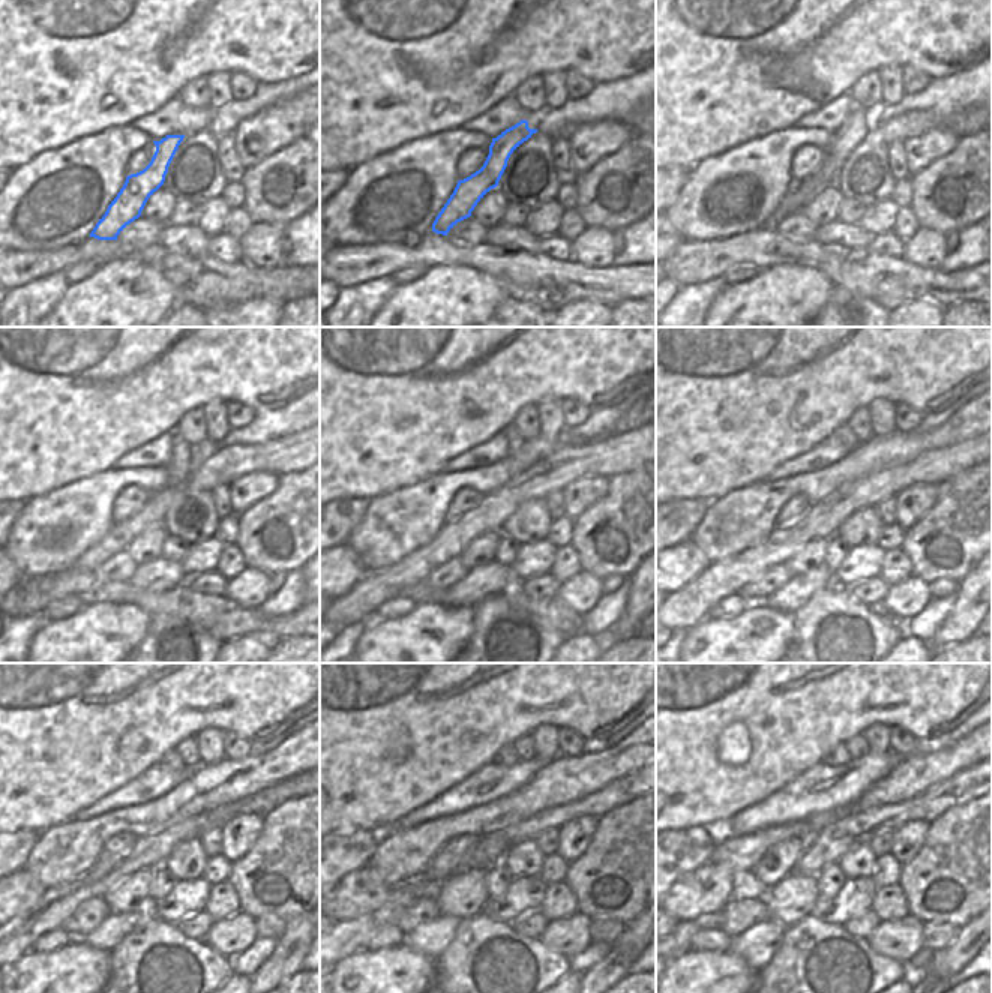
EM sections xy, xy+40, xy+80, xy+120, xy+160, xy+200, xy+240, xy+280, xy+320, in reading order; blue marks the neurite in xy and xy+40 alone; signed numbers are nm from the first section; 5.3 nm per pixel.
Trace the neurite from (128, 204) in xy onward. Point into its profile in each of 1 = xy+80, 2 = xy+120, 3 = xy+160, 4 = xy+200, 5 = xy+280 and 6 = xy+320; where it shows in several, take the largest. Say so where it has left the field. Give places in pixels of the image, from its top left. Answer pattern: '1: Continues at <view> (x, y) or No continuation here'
1: Continues at xy+80 (854, 129)
2: Continues at xy+120 (179, 467)
3: Continues at xy+160 (514, 440)
4: Continues at xy+200 (844, 432)
5: Continues at xy+280 (506, 756)
6: Continues at xy+320 (839, 756).

